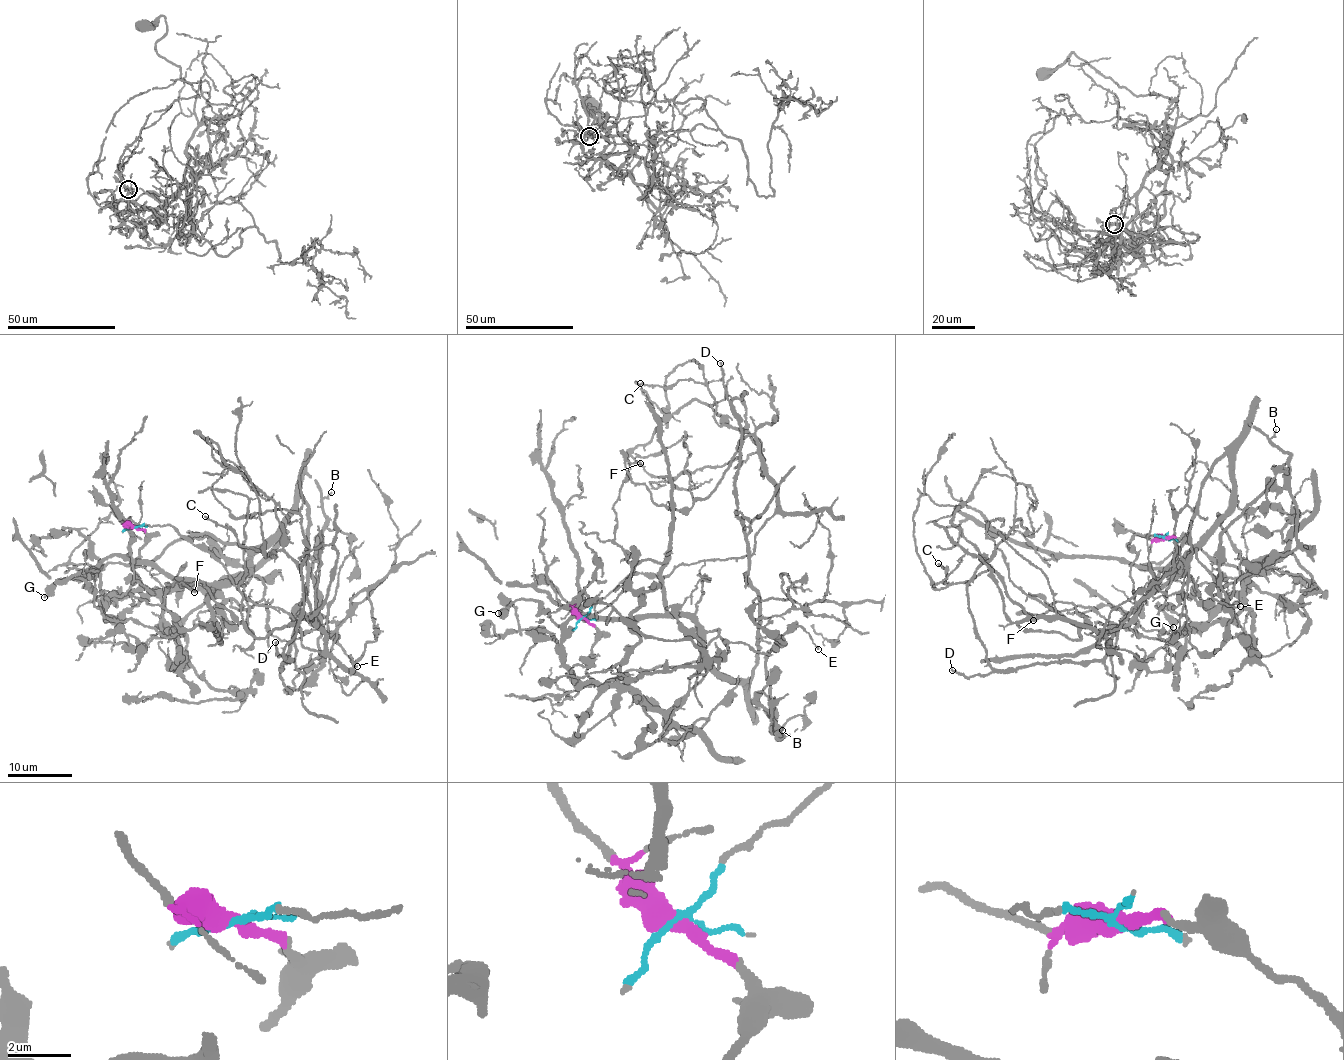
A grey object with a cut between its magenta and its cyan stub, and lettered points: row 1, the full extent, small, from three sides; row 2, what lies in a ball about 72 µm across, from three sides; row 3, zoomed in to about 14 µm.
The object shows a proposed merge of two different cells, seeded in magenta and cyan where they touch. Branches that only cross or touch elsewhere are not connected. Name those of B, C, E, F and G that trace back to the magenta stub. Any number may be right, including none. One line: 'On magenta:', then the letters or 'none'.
On magenta: B, E, G

